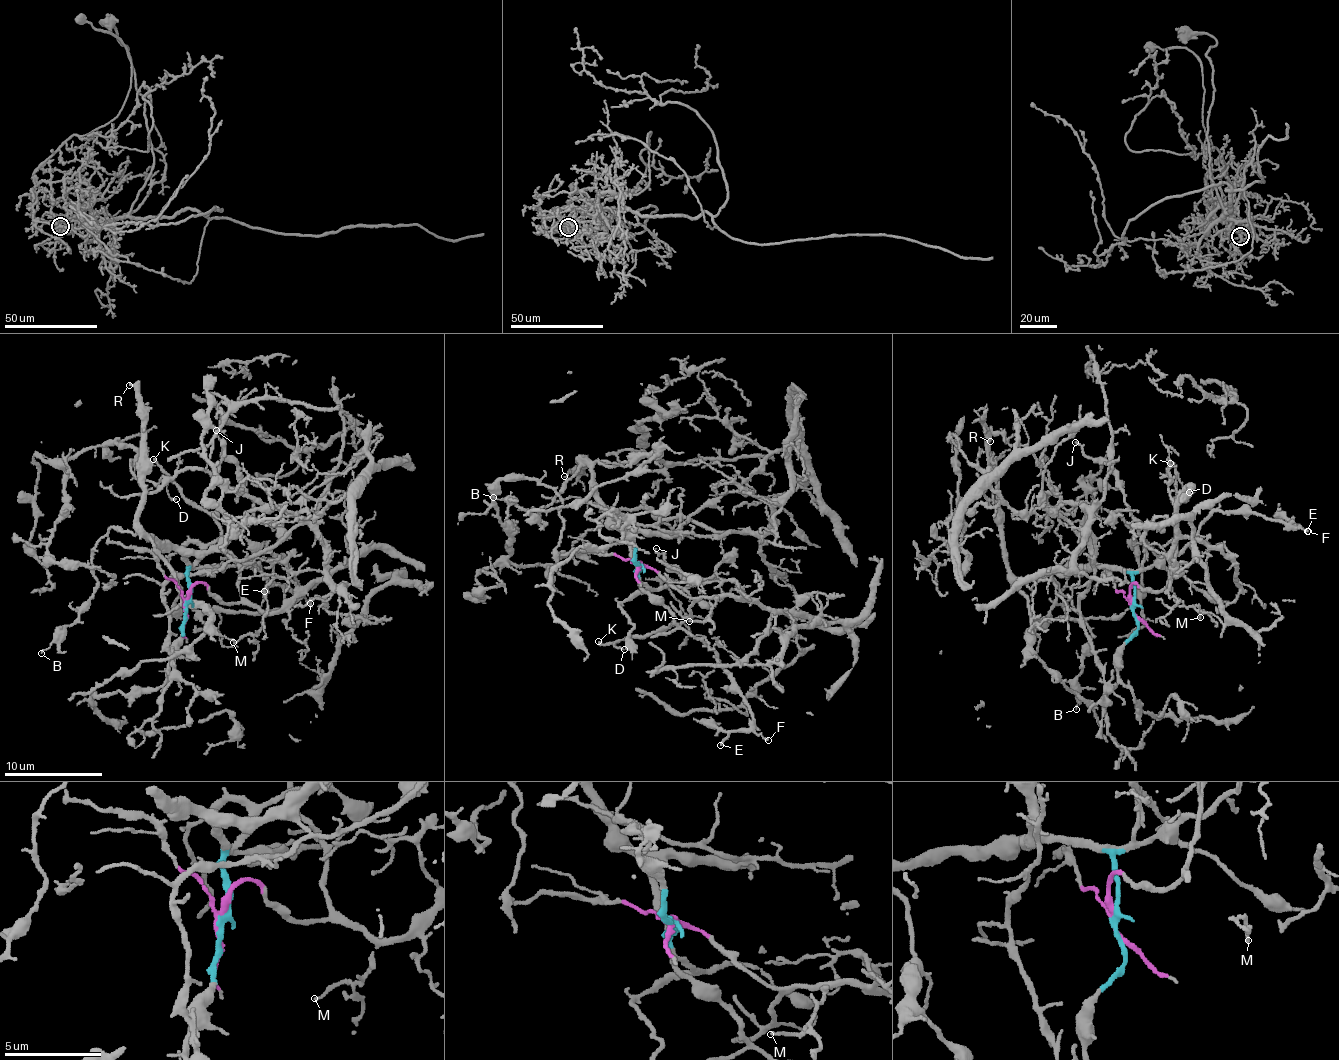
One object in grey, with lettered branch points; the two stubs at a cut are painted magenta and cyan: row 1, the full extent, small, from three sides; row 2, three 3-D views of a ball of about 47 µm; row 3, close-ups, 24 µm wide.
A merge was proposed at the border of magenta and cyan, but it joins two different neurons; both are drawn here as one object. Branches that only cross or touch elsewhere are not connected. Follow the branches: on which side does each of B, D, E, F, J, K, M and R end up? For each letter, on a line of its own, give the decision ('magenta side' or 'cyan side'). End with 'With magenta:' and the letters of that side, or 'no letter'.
B: cyan side
D: magenta side
E: cyan side
F: cyan side
J: cyan side
K: magenta side
M: magenta side
R: cyan side
With magenta: D, K, M

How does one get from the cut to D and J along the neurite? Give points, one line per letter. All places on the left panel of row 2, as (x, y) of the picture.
D: (187, 604), (201, 582), (225, 603), (242, 599), (236, 555), (222, 527), (170, 481), (167, 490), (177, 499)
J: (187, 604), (187, 568), (213, 542), (236, 534), (251, 516), (254, 499), (242, 473), (223, 452), (217, 429)

